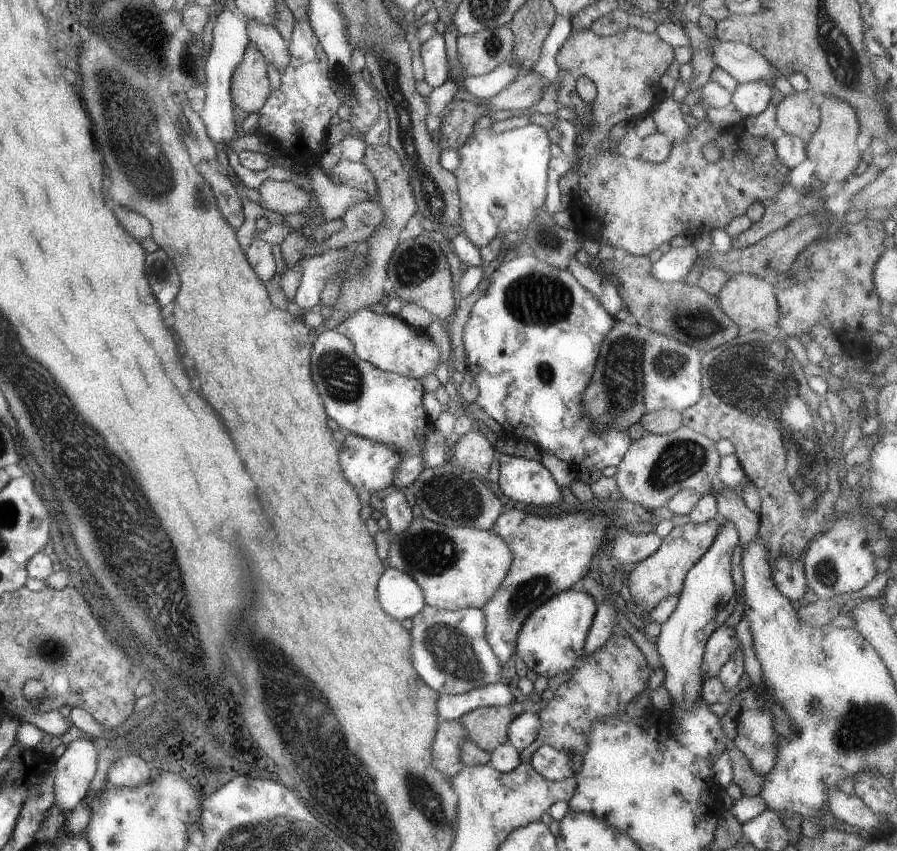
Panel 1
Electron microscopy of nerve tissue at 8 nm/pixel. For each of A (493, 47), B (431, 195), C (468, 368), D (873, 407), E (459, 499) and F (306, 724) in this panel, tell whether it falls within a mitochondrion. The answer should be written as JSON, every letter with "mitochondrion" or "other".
{"A":"mitochondrion","B":"mitochondrion","C":"other","D":"other","E":"mitochondrion","F":"mitochondrion"}

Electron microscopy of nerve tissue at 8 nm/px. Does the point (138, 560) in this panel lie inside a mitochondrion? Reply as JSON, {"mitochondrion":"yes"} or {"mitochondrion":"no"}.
{"mitochondrion":"yes"}

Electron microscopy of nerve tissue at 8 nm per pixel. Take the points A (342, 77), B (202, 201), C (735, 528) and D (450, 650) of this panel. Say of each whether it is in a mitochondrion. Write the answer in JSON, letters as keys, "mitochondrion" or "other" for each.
{"A":"mitochondrion","B":"other","C":"other","D":"mitochondrion"}

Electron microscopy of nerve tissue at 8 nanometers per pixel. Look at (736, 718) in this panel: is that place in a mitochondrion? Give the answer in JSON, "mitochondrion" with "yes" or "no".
{"mitochondrion":"no"}

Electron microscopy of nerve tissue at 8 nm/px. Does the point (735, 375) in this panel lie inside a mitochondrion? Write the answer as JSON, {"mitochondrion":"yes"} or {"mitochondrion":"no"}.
{"mitochondrion":"yes"}

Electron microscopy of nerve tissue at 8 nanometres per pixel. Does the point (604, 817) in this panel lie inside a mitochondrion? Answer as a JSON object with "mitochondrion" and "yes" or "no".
{"mitochondrion":"no"}

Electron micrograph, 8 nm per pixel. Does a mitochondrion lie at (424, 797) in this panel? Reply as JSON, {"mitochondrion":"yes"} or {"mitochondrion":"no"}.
{"mitochondrion":"yes"}

